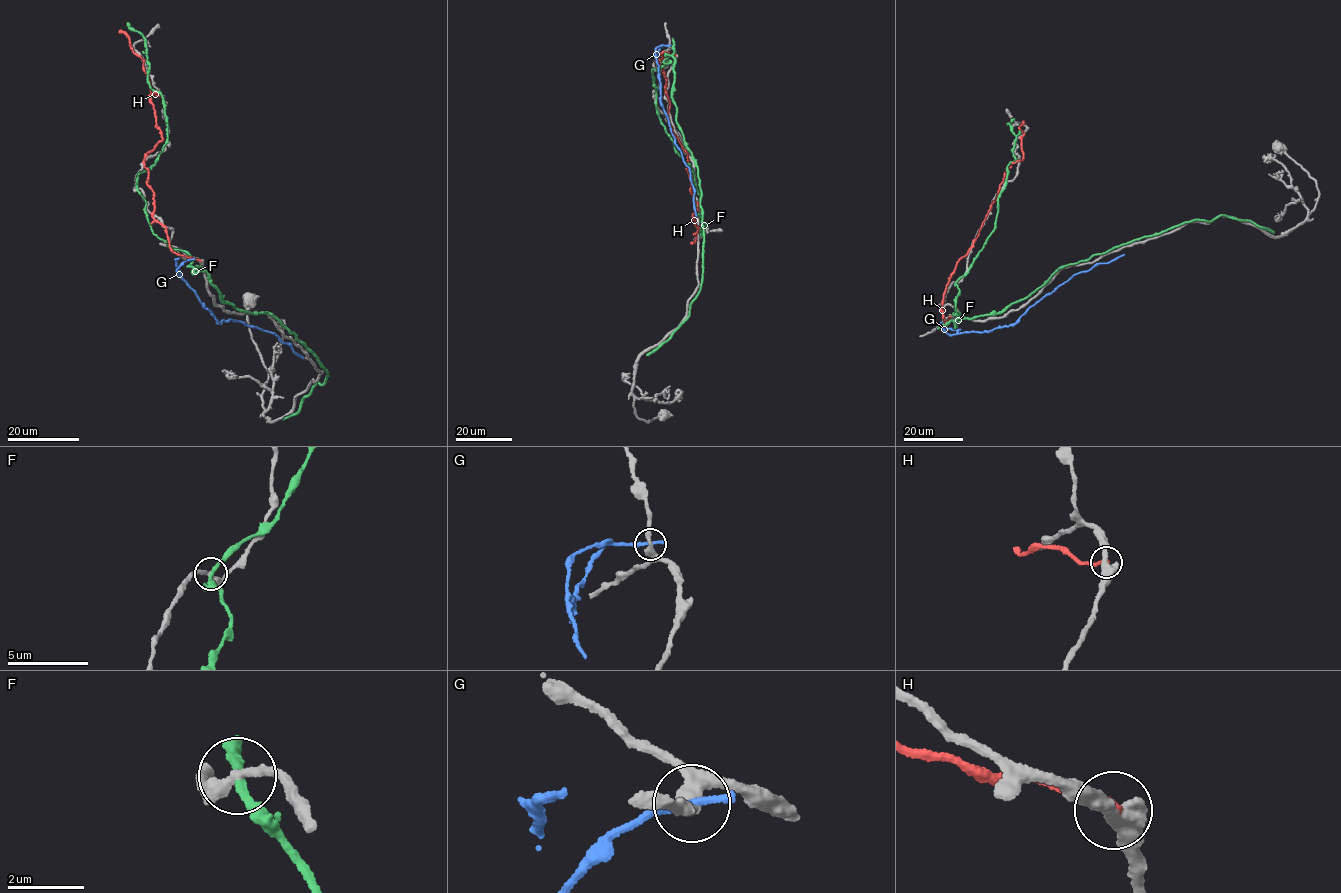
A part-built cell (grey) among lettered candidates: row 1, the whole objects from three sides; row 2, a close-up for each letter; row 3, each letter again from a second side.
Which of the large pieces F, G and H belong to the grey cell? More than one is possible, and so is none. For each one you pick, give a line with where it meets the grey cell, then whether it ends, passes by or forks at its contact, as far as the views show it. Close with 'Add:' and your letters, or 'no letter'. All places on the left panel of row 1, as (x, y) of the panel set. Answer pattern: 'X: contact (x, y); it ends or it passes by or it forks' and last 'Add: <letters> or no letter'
Add: no letter

